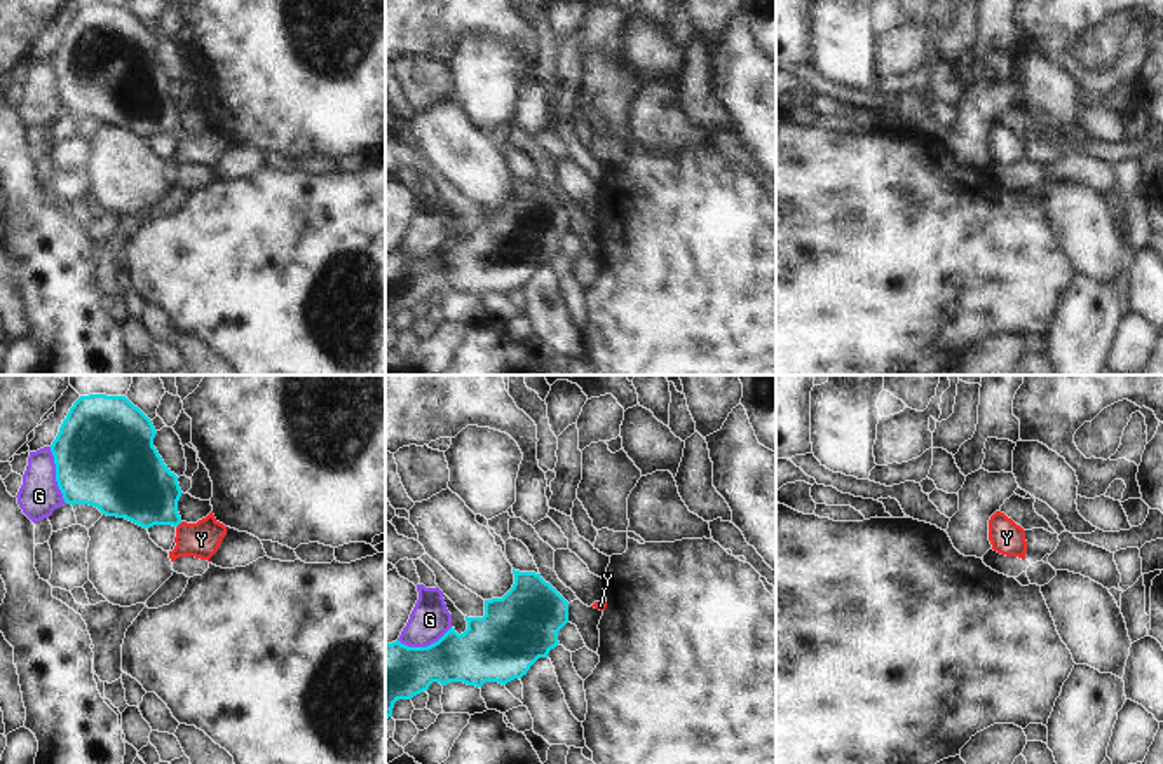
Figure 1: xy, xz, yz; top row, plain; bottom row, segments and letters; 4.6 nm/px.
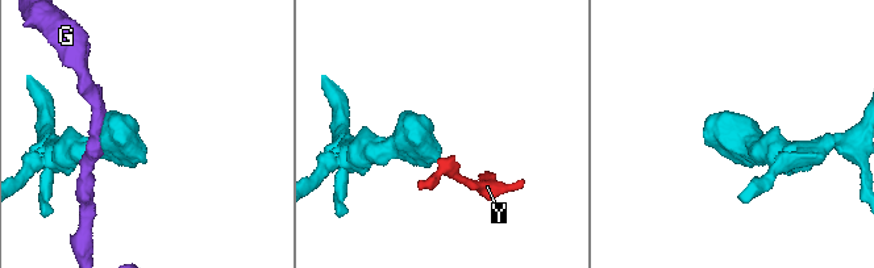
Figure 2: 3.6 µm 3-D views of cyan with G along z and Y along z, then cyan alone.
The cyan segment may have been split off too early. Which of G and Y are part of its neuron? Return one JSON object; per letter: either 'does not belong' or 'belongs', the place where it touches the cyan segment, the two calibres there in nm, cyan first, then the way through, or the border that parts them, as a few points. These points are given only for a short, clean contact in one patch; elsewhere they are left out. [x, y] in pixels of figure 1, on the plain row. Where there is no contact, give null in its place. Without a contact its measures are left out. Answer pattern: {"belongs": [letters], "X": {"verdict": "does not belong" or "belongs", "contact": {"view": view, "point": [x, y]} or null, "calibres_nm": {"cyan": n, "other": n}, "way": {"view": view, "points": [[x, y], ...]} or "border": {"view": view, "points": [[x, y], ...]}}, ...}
{"belongs": ["Y"], "G": {"verdict": "does not belong", "contact": {"view": "xy", "point": [56, 84]}, "calibres_nm": {"cyan": 460, "other": 190}}, "Y": {"verdict": "belongs", "contact": {"view": "xy", "point": [178, 133]}, "calibres_nm": {"cyan": 320, "other": 170}, "way": {"view": "xy", "points": [[138, 96], [178, 133], [194, 149], [201, 149]]}}}

